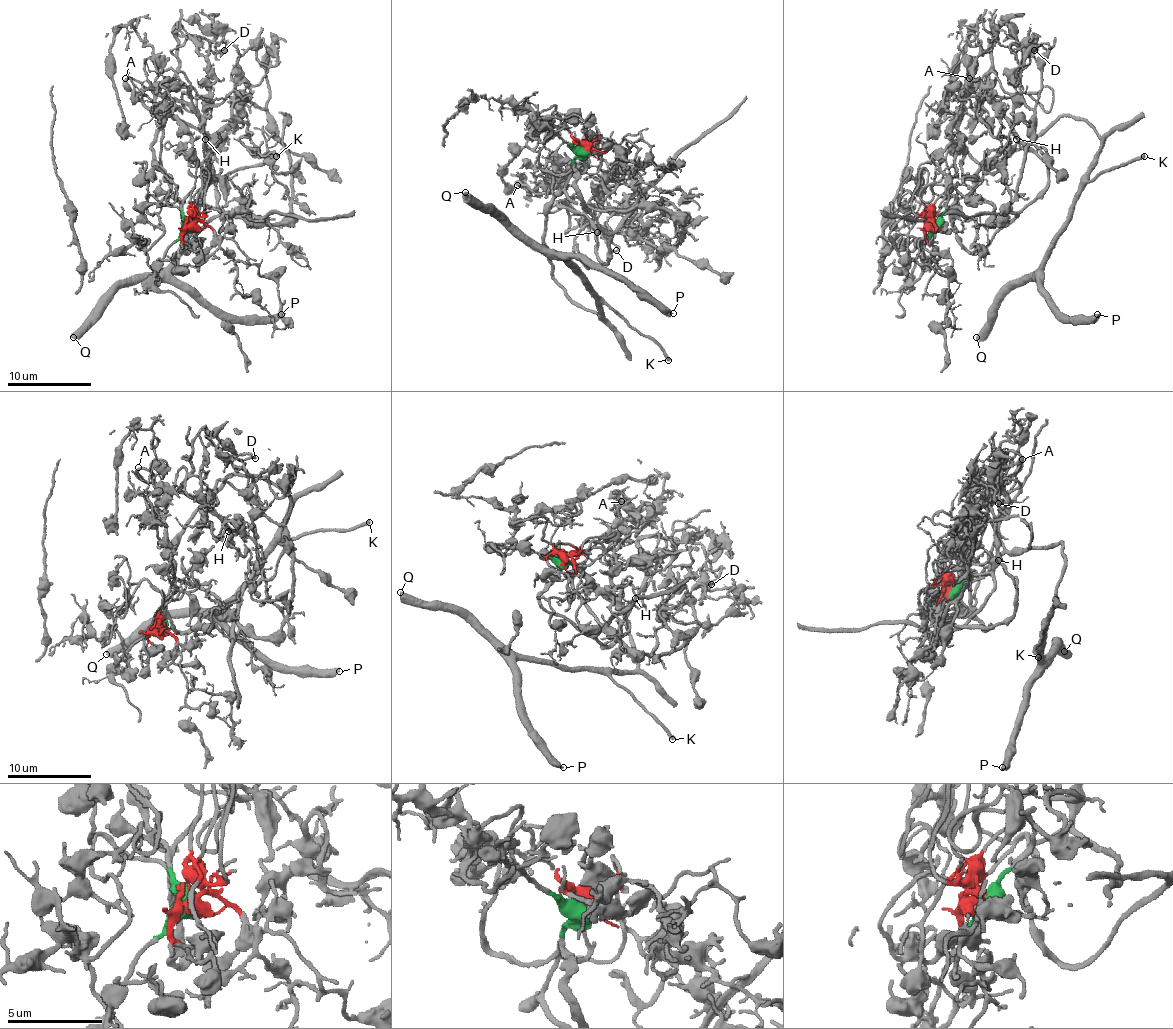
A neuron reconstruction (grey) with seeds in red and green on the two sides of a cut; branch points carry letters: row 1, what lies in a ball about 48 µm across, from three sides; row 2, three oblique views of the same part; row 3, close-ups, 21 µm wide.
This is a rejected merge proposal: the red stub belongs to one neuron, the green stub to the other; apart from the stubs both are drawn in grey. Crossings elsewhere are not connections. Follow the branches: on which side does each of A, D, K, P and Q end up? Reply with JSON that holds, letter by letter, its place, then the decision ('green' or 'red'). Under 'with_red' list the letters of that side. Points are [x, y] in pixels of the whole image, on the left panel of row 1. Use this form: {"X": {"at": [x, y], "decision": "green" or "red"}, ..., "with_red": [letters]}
{"A": {"at": [125, 78], "decision": "red"}, "D": {"at": [224, 50], "decision": "red"}, "K": {"at": [276, 156], "decision": "green"}, "P": {"at": [281, 314], "decision": "green"}, "Q": {"at": [73, 337], "decision": "green"}, "with_red": ["A", "D"]}

